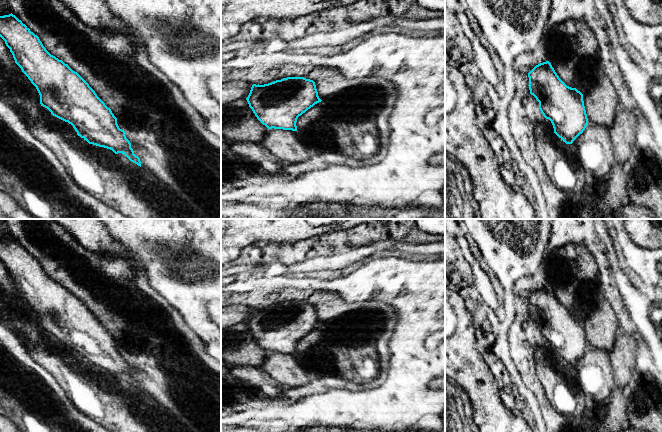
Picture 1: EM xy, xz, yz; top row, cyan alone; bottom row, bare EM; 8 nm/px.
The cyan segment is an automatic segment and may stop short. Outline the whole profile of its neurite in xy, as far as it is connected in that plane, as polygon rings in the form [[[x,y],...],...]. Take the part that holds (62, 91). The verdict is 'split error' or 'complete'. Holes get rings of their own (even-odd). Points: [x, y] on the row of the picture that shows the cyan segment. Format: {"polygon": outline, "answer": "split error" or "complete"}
{"polygon": [[[12,13],[0,16],[0,37],[10,49],[15,63],[36,87],[41,106],[47,108],[53,116],[71,124],[77,135],[89,144],[110,149],[115,154],[122,153],[141,167],[140,158],[134,154],[125,131],[119,128],[111,109],[77,72],[51,55],[39,37]]], "answer": "complete"}

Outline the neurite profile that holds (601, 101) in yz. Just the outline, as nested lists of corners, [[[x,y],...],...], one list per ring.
[[[596,74],[590,87],[583,95],[588,122],[610,128],[619,106],[617,92],[610,79]]]

